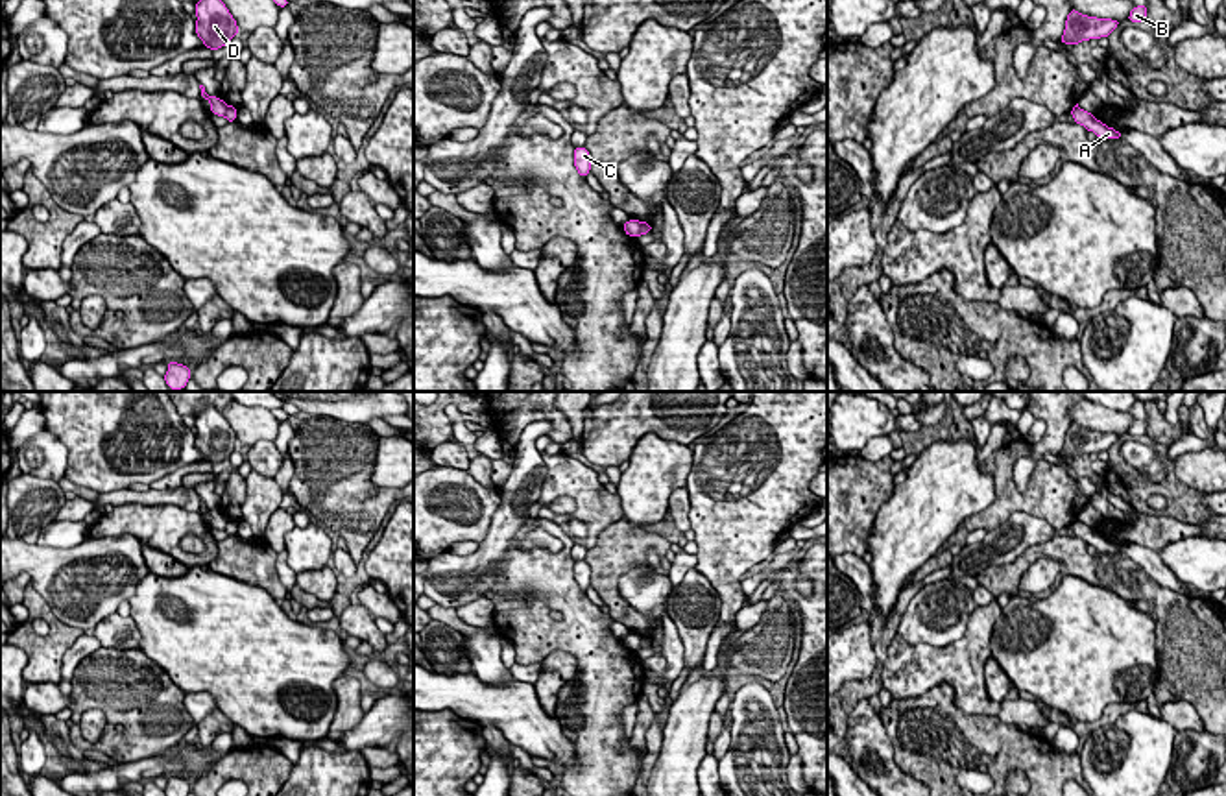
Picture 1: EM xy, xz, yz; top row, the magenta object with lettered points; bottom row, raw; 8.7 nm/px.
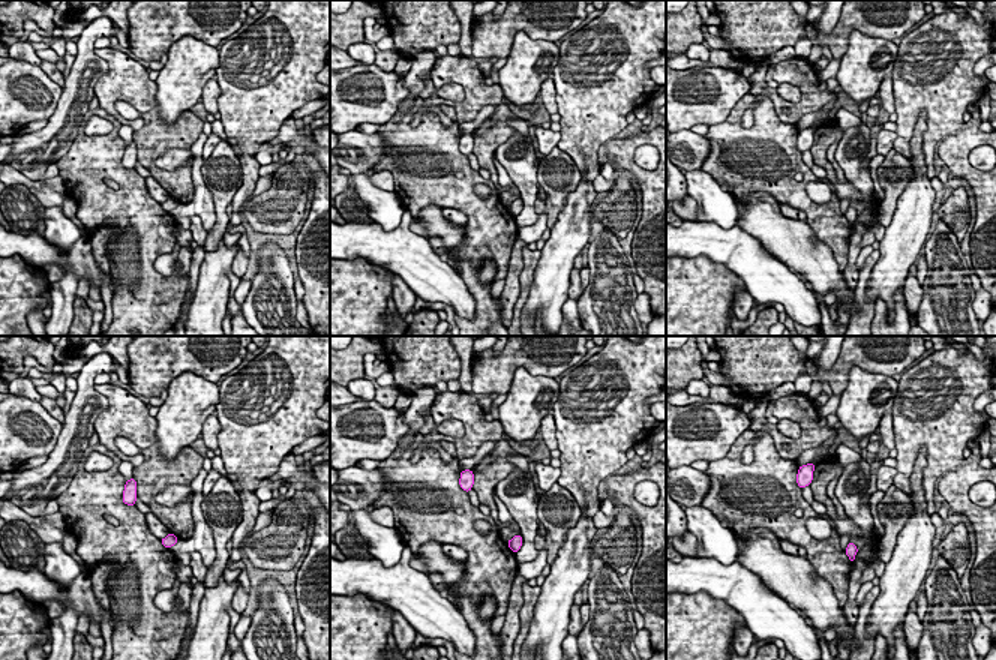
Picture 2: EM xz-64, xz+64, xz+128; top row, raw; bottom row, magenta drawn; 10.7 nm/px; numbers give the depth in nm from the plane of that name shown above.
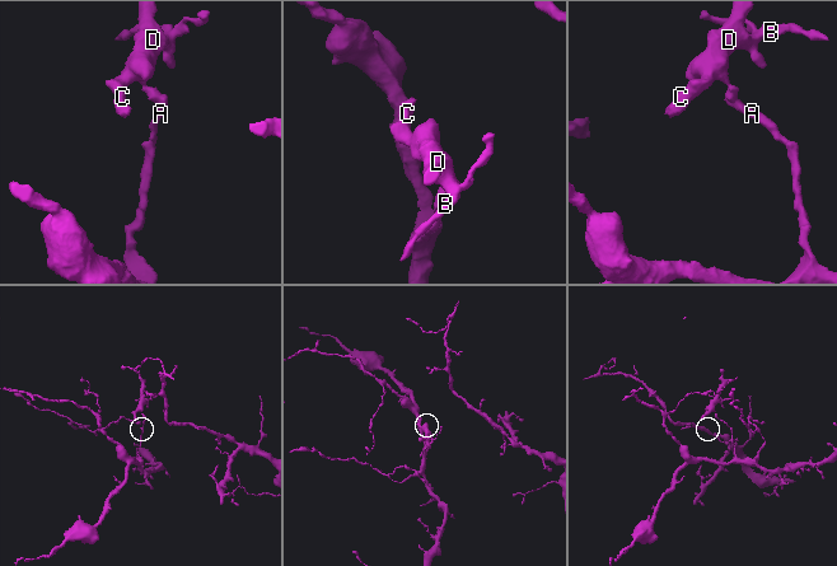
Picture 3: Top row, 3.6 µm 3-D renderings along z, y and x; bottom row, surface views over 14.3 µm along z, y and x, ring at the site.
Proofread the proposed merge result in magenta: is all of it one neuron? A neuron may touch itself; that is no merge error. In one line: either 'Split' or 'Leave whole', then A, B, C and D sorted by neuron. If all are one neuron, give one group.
Split. Groups: A / B C D

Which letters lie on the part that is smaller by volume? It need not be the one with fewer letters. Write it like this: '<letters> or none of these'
B, C, D

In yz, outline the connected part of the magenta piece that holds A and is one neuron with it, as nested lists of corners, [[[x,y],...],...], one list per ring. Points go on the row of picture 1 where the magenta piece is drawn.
[[[1075,107],[1071,109],[1071,115],[1076,124],[1084,126],[1088,131],[1093,131],[1099,139],[1123,139],[1123,133],[1115,131],[1113,127],[1108,127],[1100,120],[1097,120],[1091,113]]]

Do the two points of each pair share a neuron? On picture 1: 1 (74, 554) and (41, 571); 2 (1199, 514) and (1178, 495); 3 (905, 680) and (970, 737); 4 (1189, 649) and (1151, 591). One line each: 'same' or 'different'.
1: same
2: same
3: different
4: same

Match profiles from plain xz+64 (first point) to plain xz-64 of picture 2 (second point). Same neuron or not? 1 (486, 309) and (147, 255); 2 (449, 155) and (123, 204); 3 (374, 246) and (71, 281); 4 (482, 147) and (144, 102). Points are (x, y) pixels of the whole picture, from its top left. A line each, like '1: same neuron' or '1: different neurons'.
1: same neuron
2: same neuron
3: different neurons
4: different neurons

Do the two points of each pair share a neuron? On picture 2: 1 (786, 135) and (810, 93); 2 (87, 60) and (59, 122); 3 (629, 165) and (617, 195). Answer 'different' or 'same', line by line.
1: different
2: same
3: different

